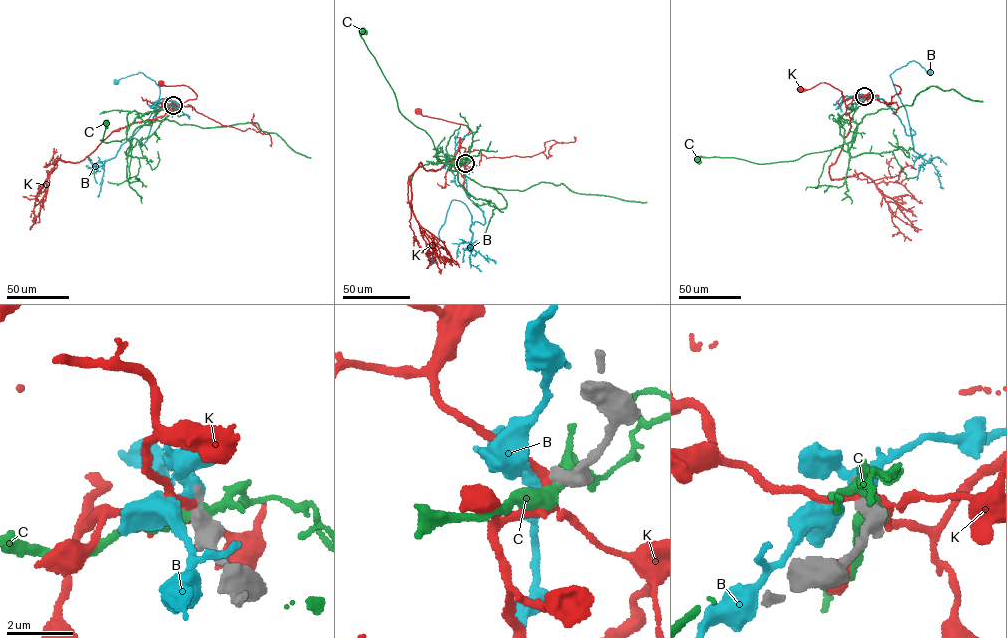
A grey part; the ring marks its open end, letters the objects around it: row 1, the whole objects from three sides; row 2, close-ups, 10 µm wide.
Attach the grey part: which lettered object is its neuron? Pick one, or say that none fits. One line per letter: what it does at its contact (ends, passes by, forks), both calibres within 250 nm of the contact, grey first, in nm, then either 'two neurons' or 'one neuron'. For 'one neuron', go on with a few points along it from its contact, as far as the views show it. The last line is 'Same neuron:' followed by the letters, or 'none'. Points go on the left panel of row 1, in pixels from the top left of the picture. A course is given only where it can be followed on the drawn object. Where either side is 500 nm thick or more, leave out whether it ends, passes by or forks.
B: it forks there; 400 nm thick on the grey side, 320 nm on the other; one neuron; it runs (173, 105), (154, 115), (147, 141), (140, 146), (132, 136), (153, 110), (159, 87), (139, 72), (116, 81)
C: 600 nm thick on the grey side, 240 nm on the other; two neurons
K: it forks there; 480 nm thick on the grey side, 220 nm on the other; two neurons
Same neuron: B

